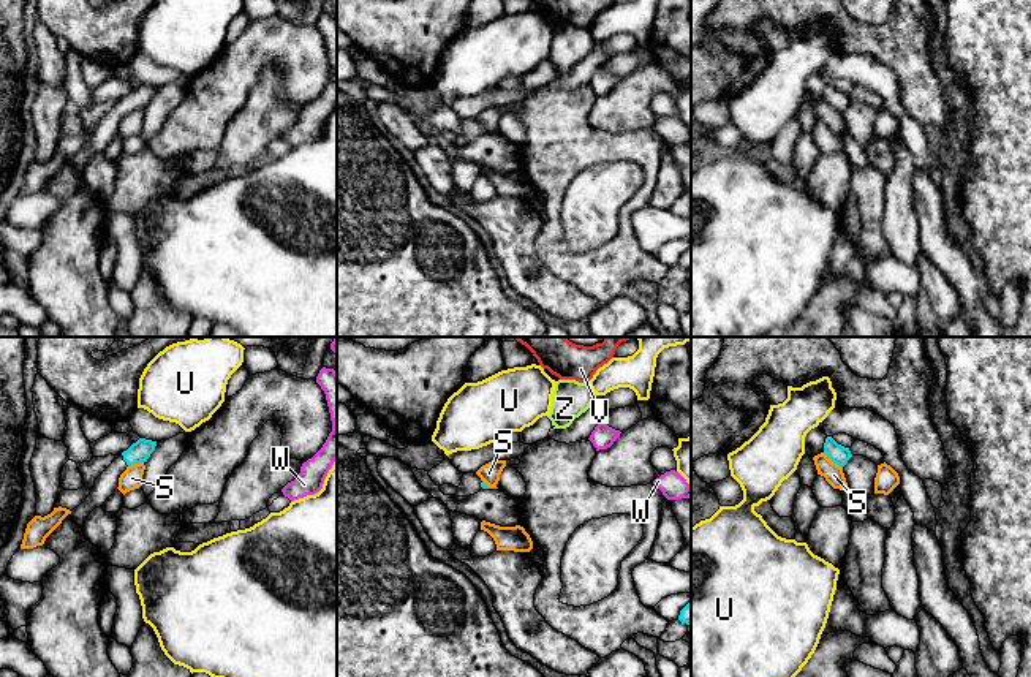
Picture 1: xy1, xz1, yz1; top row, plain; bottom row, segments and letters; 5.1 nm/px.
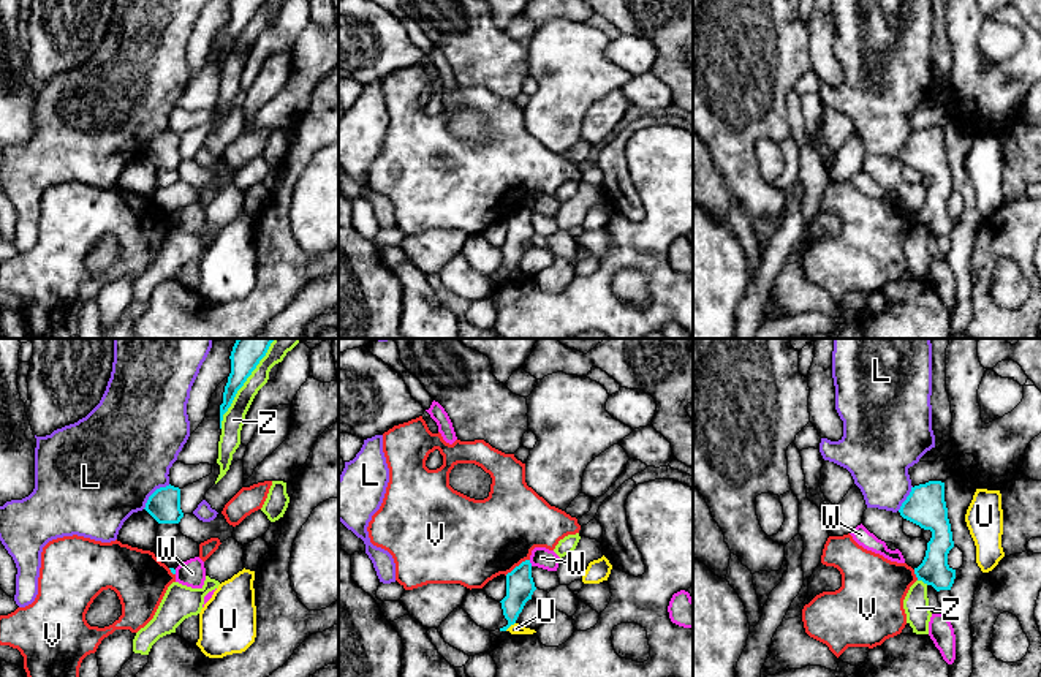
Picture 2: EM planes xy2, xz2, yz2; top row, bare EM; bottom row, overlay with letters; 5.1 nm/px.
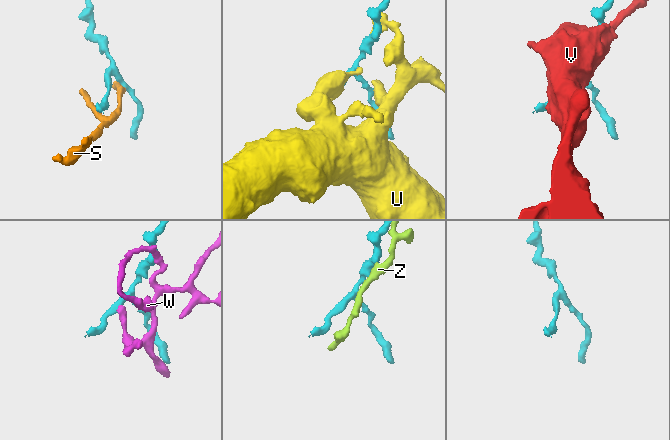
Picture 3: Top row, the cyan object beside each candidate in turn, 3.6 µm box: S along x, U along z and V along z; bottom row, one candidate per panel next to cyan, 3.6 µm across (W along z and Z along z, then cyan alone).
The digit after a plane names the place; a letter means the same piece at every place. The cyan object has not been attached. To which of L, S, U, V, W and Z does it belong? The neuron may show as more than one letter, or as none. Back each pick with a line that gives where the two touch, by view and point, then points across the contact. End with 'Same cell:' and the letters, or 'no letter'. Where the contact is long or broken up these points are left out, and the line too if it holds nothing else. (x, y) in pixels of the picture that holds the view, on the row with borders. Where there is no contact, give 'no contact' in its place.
Same cell: no letter

